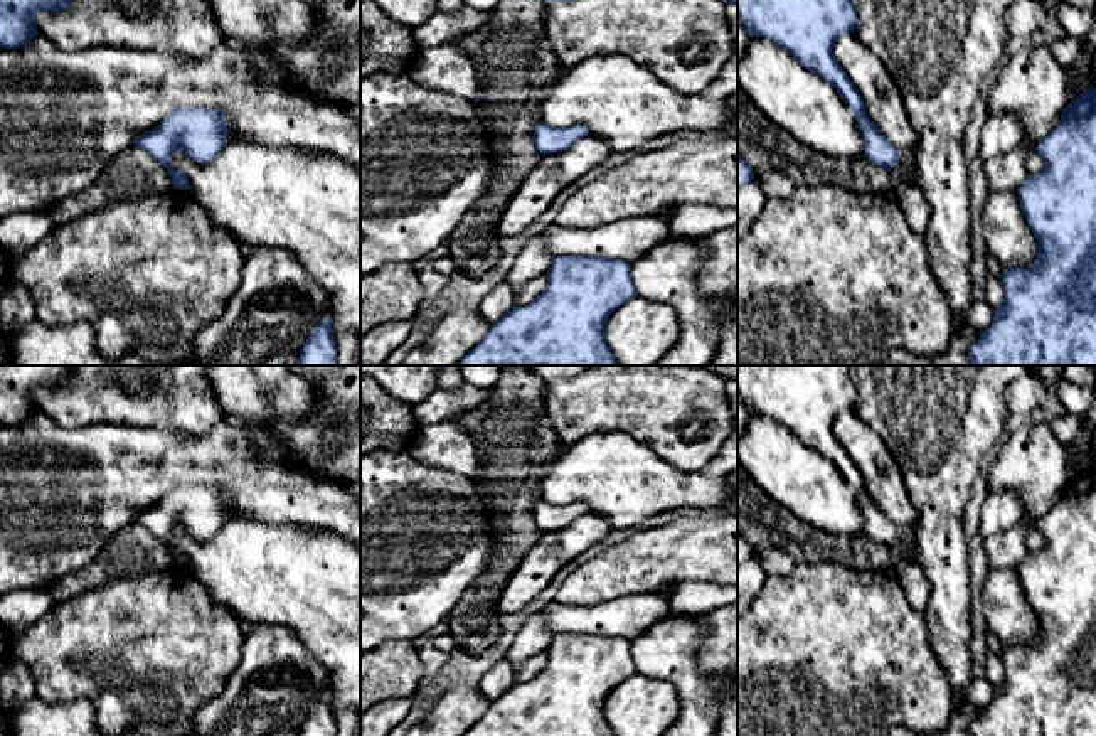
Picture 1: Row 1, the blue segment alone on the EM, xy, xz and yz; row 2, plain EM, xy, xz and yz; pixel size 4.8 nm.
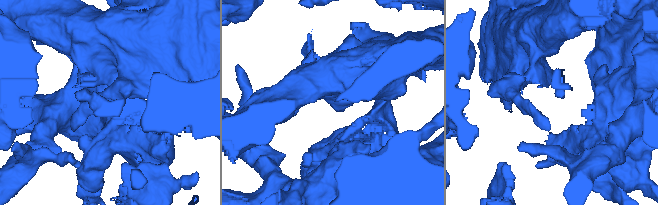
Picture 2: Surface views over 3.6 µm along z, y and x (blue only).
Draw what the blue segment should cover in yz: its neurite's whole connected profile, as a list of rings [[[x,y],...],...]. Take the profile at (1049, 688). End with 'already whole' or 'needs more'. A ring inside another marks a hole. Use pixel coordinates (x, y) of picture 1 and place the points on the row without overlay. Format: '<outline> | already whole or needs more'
[[[1096,465],[1083,468],[1061,492],[1056,505],[1039,519],[1037,531],[1045,537],[1045,546],[1027,552],[1017,566],[1022,591],[1037,618],[1037,635],[1029,645],[1002,645],[1003,682],[995,685],[993,699],[982,707],[980,716],[968,723],[968,736],[1096,736]]] | already whole

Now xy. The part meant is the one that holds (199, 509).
[[[178,485],[158,504],[140,512],[135,524],[146,527],[170,551],[173,566],[189,568],[187,552],[172,544],[172,531],[178,525],[194,539],[210,539],[229,515],[226,490],[210,485]]] | already whole

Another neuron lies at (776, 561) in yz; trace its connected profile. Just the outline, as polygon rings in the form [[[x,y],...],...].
[[[776,546],[763,551],[754,551],[754,556],[761,559],[768,576],[786,576],[796,566],[795,557],[786,549]]]

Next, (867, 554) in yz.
[[[739,460],[737,532],[746,537],[754,551],[771,546],[783,547],[796,563],[832,563],[857,571],[874,569],[887,576],[896,576],[907,563],[916,563],[911,531],[899,531],[899,541],[887,549],[867,534],[849,537],[817,529],[766,495]]]

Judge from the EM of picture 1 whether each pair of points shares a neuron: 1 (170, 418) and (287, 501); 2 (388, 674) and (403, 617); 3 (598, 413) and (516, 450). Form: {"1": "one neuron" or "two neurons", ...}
{"1": "two neurons", "2": "two neurons", "3": "two neurons"}

